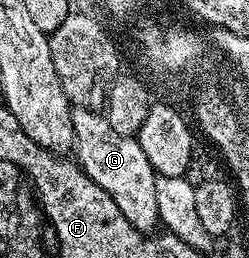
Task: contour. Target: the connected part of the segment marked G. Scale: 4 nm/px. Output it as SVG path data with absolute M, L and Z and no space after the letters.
M75 107L71 112L71 120L75 134L73 155L76 155L74 158L78 166L93 182L101 185L101 189L105 189L113 201L117 201L117 209L125 213L134 227L144 233L154 232L154 227L158 228L161 223L157 207L157 176L138 138L115 132L106 114L95 109Z

